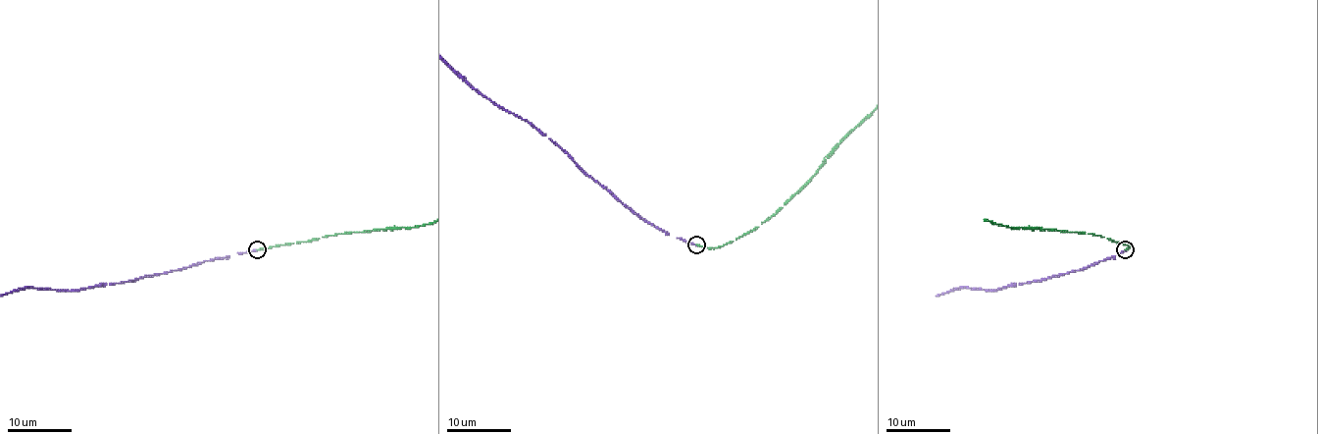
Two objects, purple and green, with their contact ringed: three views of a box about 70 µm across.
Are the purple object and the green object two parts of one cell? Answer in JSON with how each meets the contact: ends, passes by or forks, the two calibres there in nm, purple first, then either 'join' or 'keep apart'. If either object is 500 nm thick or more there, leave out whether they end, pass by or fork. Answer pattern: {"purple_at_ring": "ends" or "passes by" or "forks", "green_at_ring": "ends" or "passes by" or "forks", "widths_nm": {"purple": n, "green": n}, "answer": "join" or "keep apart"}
{"purple_at_ring": "ends", "green_at_ring": "ends", "widths_nm": {"purple": 150, "green": 130}, "answer": "join"}

